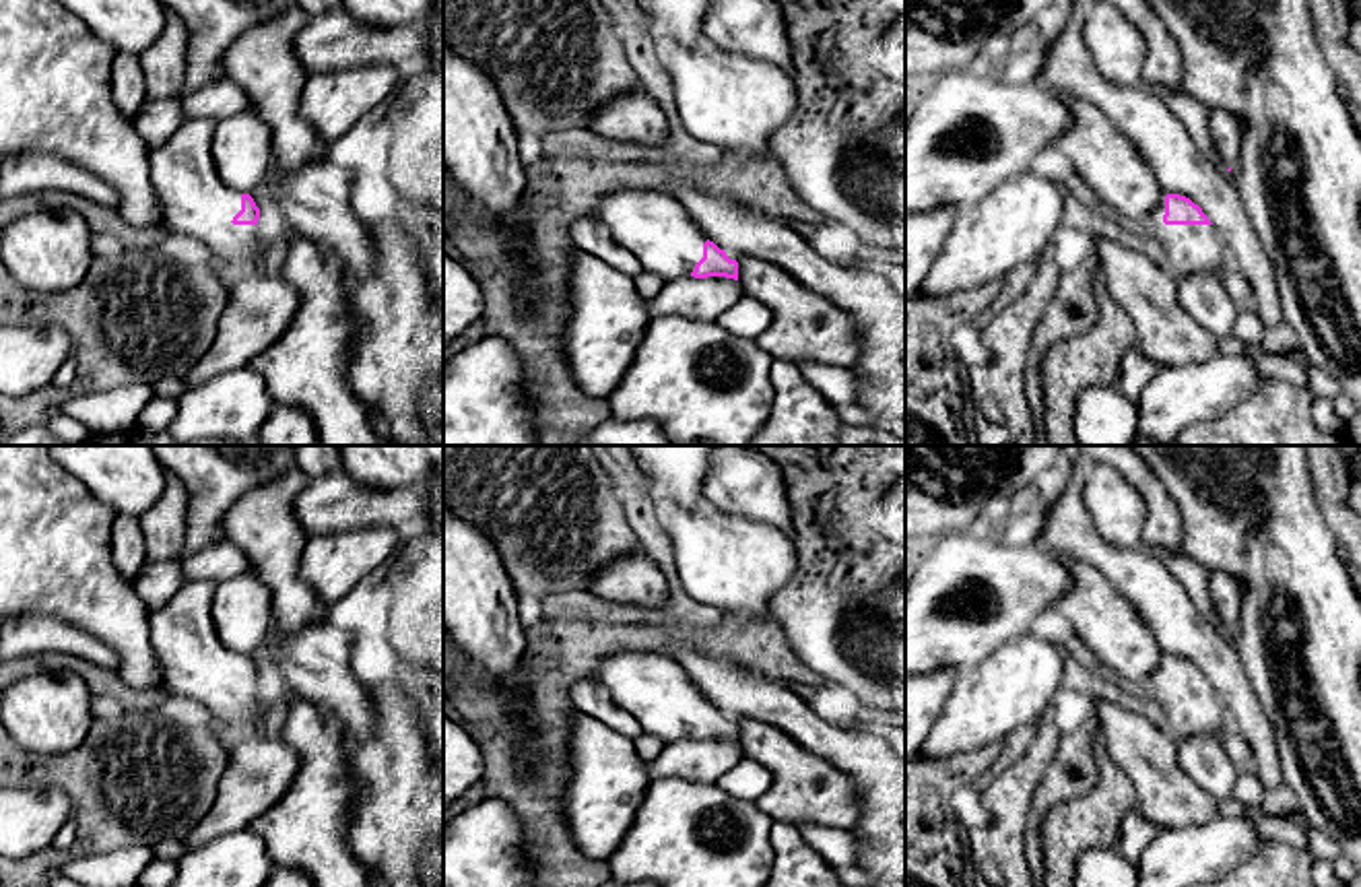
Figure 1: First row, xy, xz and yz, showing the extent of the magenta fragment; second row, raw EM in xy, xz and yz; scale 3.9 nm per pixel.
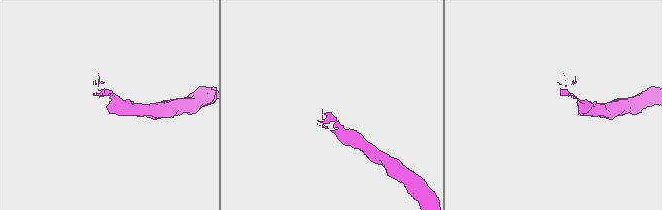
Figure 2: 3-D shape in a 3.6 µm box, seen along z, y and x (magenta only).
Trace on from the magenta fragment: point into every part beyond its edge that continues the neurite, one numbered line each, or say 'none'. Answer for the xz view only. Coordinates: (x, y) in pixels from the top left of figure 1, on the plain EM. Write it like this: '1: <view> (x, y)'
1: xz (652, 687)

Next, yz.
1: yz (1188, 712)

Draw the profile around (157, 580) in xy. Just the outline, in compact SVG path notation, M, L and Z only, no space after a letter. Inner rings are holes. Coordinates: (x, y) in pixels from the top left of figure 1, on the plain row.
M144 561L132 586L146 611L163 606L188 582L179 561Z

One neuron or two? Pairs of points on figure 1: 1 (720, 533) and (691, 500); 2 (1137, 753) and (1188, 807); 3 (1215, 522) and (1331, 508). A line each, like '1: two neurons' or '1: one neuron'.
1: two neurons
2: one neuron
3: two neurons

